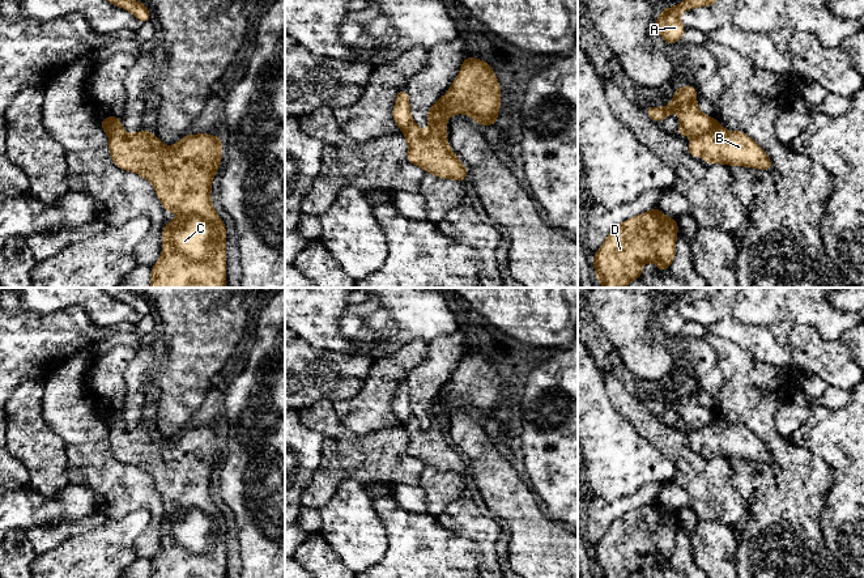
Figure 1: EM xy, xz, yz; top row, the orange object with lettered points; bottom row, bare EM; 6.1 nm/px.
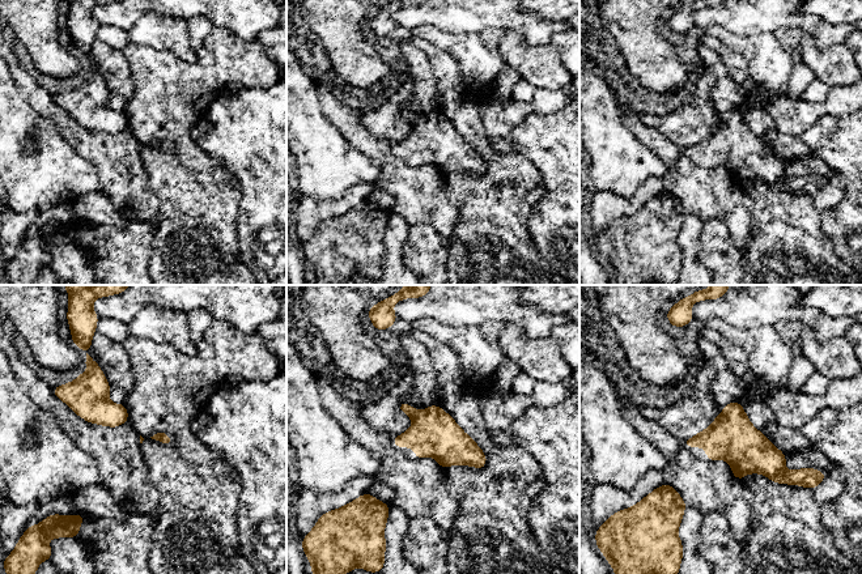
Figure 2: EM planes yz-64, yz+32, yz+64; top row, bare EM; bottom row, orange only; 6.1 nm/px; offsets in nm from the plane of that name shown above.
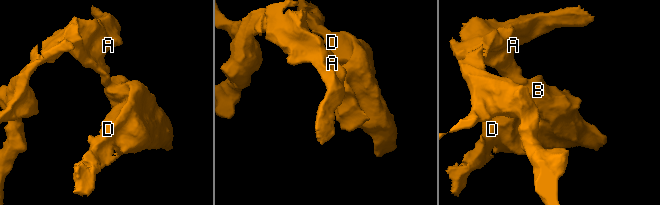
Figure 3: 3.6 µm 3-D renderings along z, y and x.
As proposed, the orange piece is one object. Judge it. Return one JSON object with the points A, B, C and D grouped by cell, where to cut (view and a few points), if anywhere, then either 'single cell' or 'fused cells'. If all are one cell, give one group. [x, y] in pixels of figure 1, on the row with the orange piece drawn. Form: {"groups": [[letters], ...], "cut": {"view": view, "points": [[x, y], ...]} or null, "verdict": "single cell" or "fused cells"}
{"groups": [["A"], ["B", "C", "D"]], "cut": {"view": "yz", "points": [[714, 119], [706, 134], [692, 140]]}, "verdict": "fused cells"}

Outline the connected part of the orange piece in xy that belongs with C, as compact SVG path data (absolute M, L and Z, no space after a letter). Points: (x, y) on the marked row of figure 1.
M119 123L115 132L110 135L108 149L118 167L135 171L153 184L165 212L182 214L163 226L162 254L161 259L150 267L150 288L226 288L226 228L210 201L212 180L222 161L222 139L207 133L187 133L180 141L166 146L152 131L142 129L129 135Z

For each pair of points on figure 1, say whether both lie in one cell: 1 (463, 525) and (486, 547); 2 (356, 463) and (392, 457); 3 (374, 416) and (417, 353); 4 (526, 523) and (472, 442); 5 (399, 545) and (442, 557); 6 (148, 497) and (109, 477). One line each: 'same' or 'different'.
1: same
2: same
3: same
4: same
5: same
6: same

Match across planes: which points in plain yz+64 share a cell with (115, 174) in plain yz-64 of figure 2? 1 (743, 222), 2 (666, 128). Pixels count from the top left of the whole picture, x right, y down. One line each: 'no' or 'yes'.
1: yes
2: no

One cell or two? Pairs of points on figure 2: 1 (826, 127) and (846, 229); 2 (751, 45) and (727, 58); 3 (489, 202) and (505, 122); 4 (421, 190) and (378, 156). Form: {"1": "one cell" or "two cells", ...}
{"1": "one cell", "2": "two cells", "3": "two cells", "4": "one cell"}

